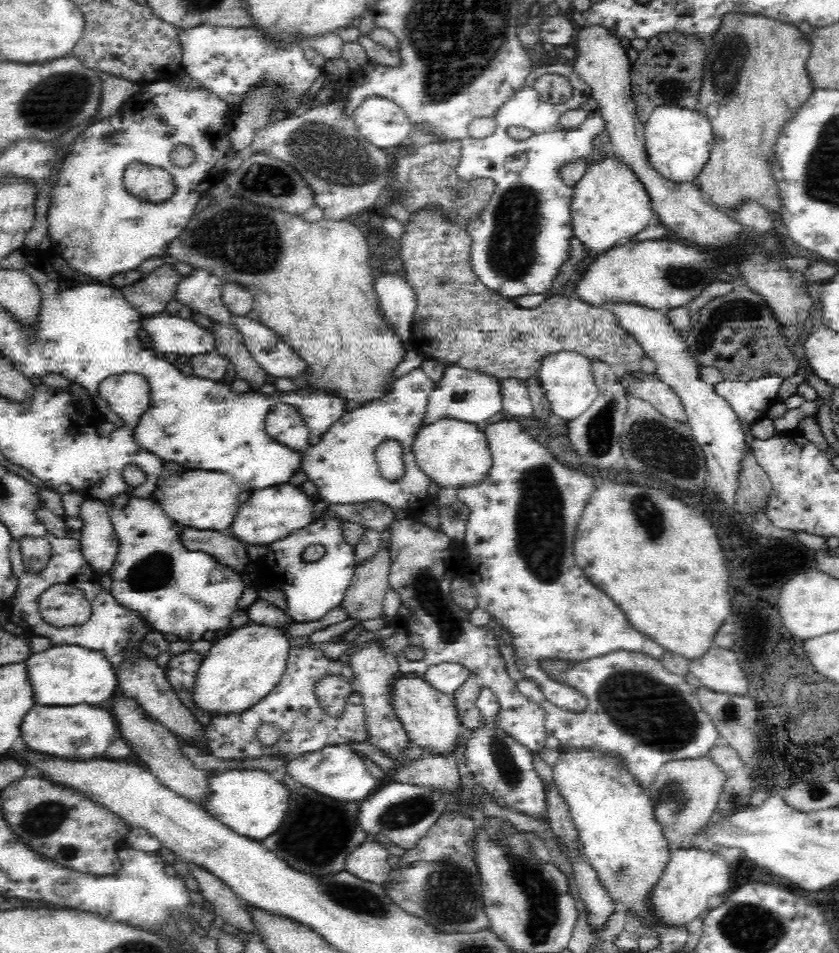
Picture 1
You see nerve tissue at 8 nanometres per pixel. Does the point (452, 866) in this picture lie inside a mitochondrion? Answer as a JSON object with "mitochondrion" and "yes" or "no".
{"mitochondrion":"yes"}

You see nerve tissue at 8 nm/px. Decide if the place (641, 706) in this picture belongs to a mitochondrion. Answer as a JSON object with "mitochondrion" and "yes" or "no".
{"mitochondrion":"yes"}

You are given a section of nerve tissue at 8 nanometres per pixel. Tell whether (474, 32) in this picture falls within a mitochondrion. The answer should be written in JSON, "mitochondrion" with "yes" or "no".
{"mitochondrion":"yes"}

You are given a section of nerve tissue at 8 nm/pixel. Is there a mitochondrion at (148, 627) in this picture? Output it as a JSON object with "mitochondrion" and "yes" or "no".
{"mitochondrion":"no"}

